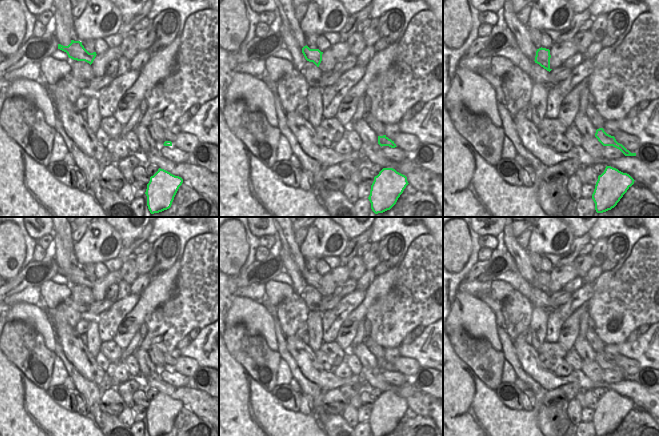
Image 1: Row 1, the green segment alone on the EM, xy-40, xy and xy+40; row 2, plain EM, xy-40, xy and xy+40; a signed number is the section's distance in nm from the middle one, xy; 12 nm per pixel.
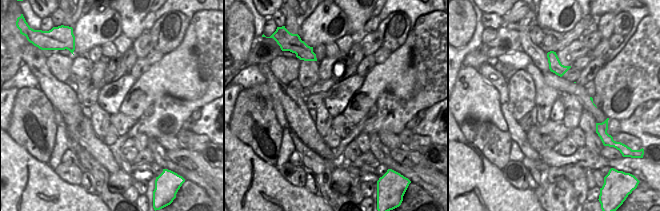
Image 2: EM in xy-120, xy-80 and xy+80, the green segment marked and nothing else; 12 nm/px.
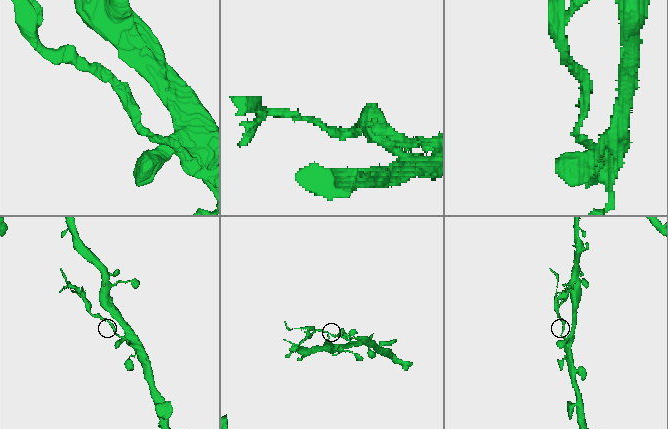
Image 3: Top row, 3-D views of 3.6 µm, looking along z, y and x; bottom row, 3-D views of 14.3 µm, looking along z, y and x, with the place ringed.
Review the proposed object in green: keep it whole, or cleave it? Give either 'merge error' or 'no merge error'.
merge error

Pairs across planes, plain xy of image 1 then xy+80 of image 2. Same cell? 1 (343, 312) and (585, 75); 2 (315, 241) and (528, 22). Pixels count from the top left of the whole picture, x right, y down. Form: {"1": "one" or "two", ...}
{"1": "one", "2": "two"}

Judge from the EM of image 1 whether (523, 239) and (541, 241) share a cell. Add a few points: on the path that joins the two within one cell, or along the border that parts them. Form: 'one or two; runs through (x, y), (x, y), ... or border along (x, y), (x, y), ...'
two; border along (531, 228), (531, 234), (525, 249)

